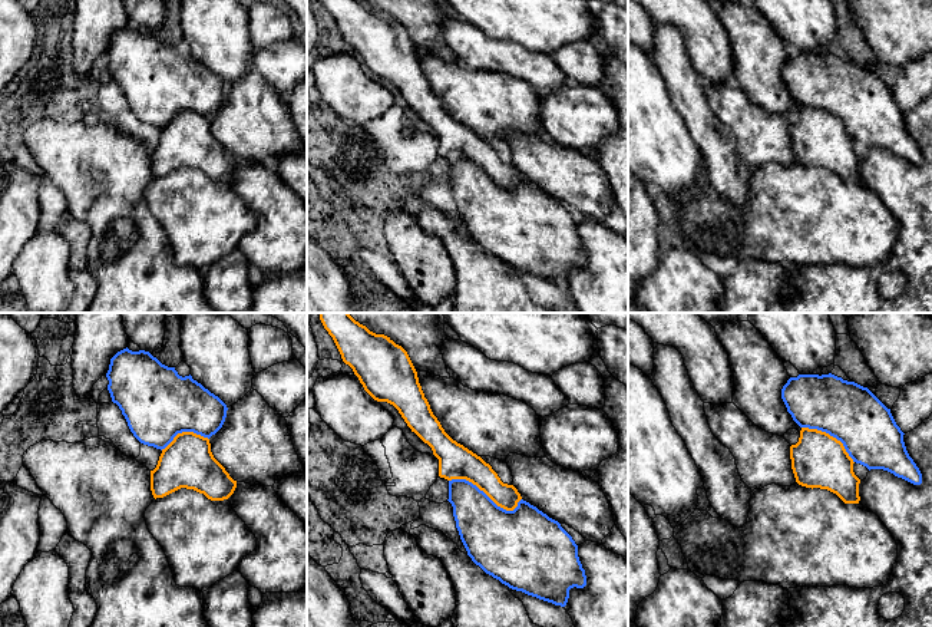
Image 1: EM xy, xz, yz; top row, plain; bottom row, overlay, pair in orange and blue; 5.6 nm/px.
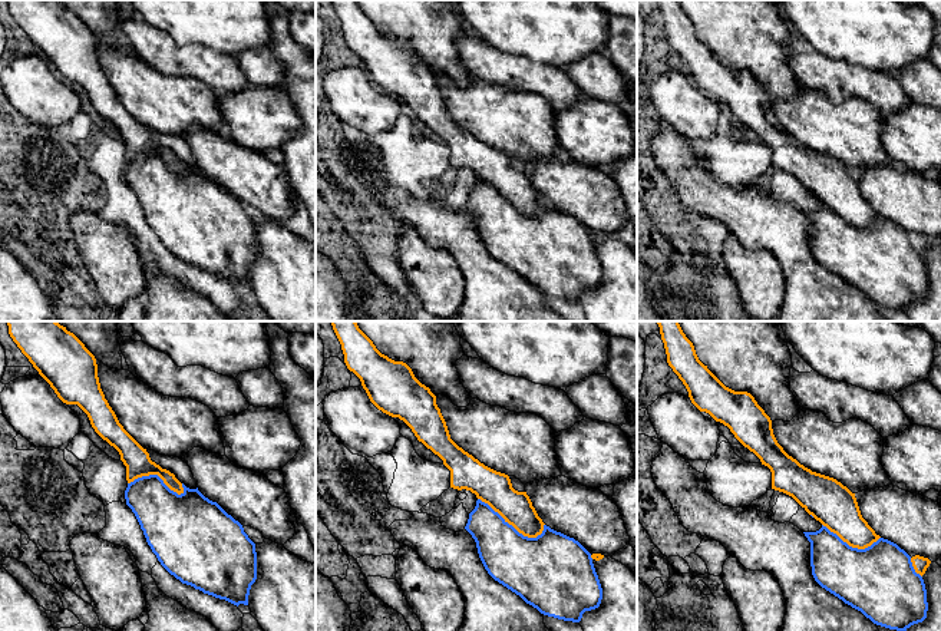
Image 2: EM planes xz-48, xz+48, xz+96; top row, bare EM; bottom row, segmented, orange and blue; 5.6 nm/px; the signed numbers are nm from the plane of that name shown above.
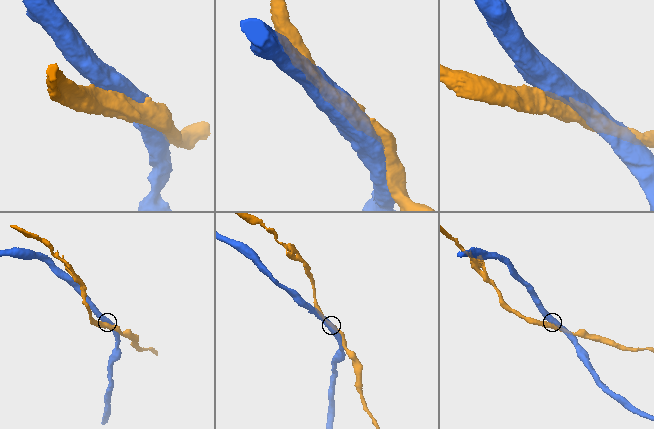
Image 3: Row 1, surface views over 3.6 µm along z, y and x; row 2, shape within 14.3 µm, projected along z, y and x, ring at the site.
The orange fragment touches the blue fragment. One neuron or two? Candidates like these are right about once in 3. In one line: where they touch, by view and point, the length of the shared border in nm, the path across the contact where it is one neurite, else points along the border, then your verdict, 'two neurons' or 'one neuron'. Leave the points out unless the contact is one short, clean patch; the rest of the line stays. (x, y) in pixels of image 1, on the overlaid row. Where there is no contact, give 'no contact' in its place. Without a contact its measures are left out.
meets orange in xz at (486, 494); contact 420 nm long; two neurons

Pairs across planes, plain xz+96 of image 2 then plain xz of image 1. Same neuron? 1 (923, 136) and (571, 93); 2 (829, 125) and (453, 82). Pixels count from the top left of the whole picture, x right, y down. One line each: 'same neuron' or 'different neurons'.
1: same neuron
2: same neuron

